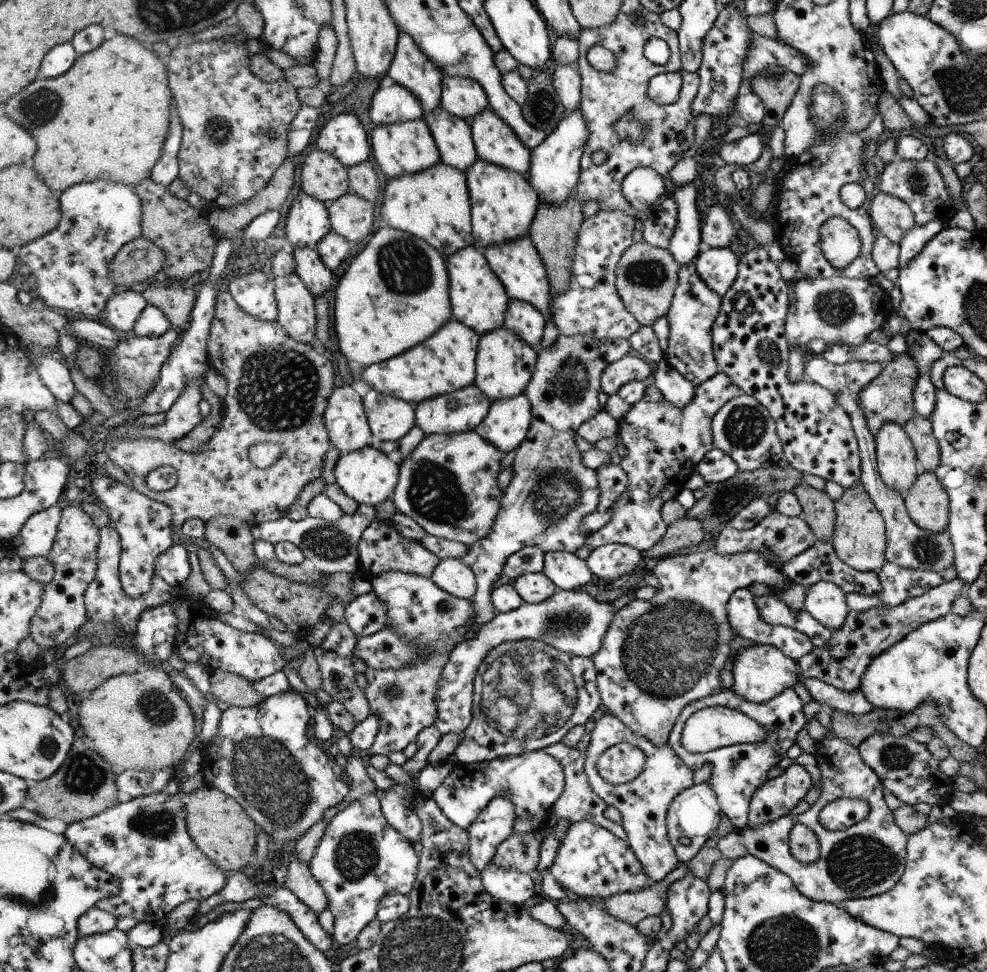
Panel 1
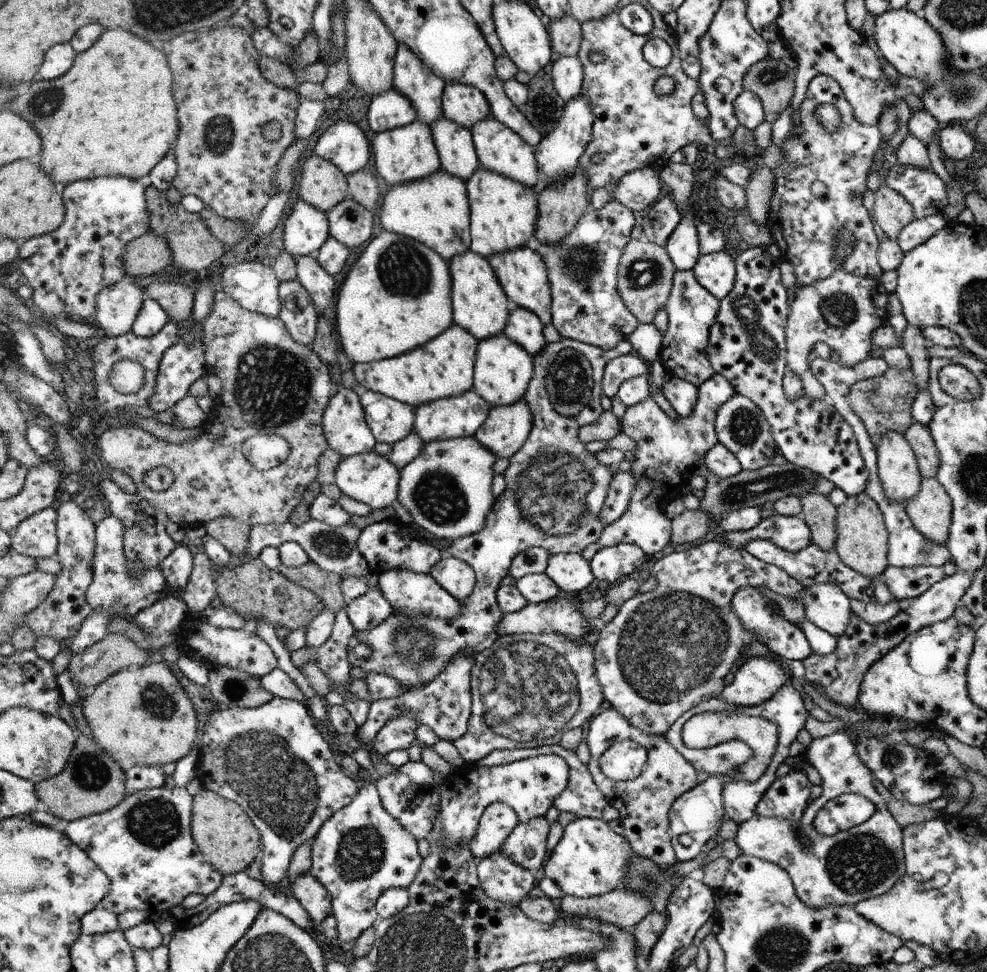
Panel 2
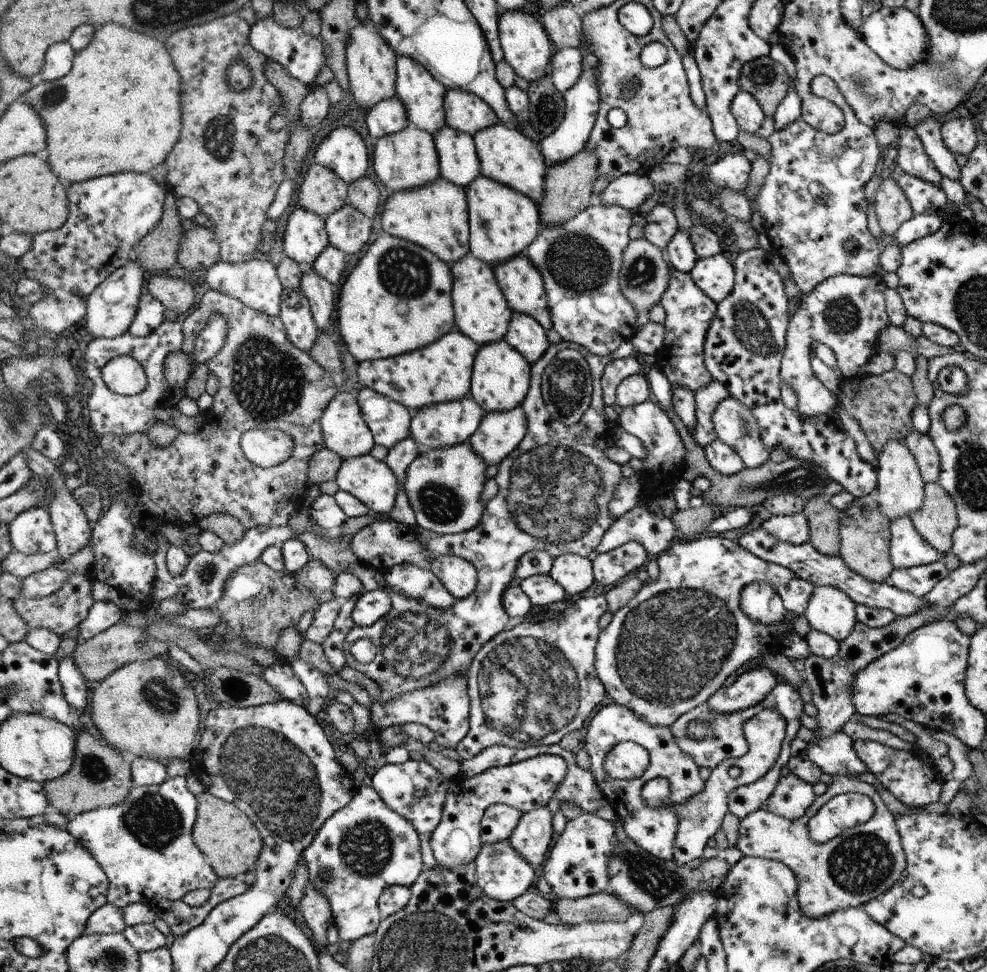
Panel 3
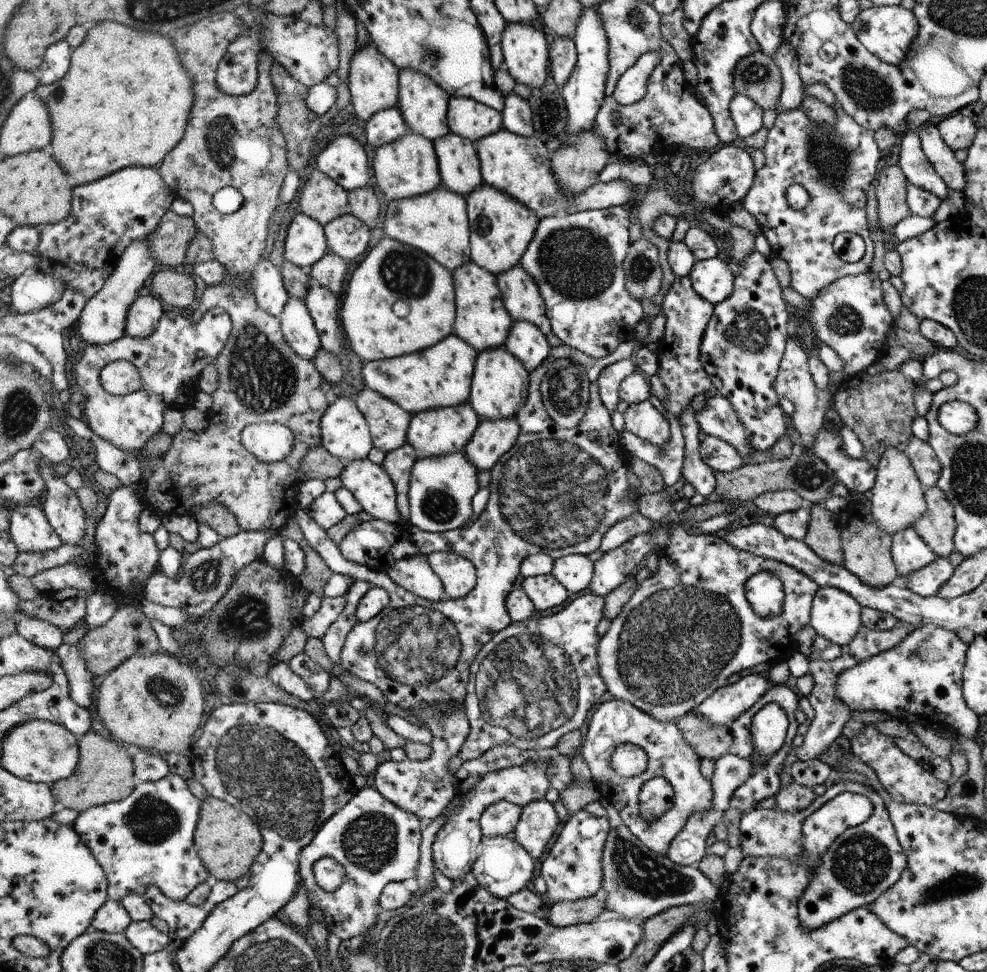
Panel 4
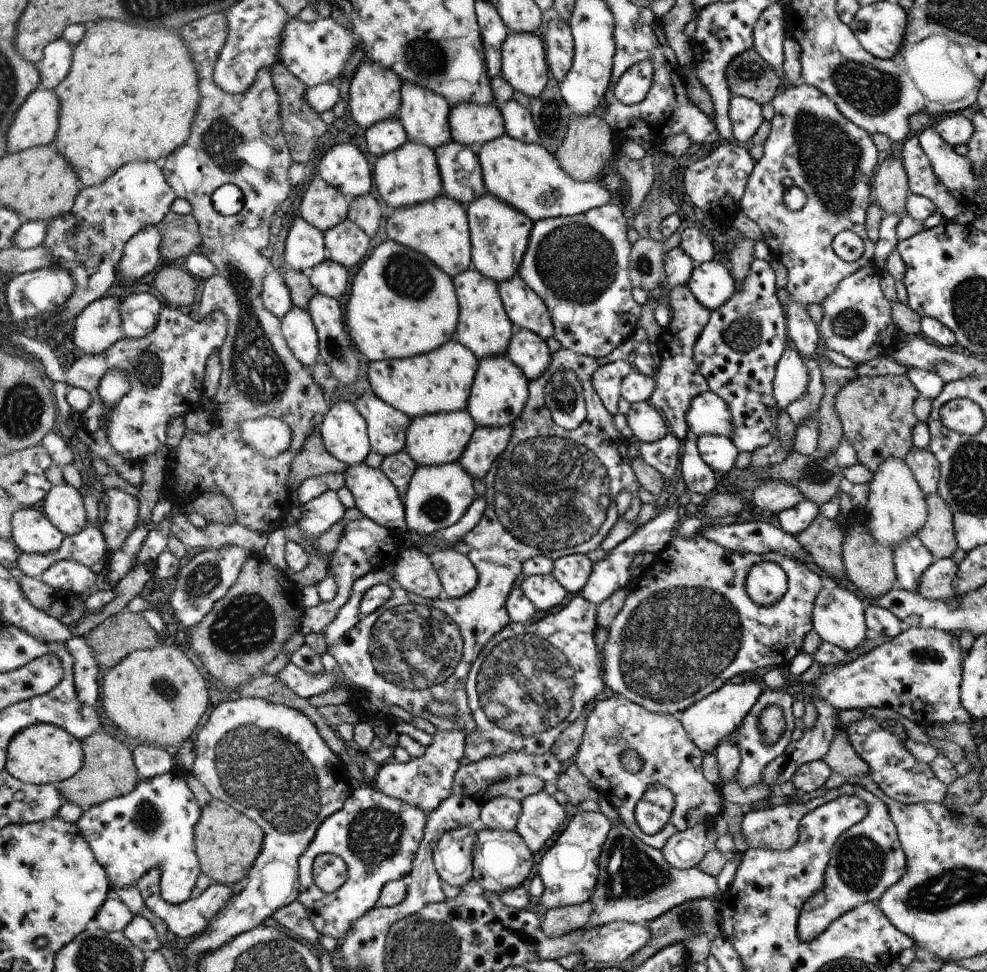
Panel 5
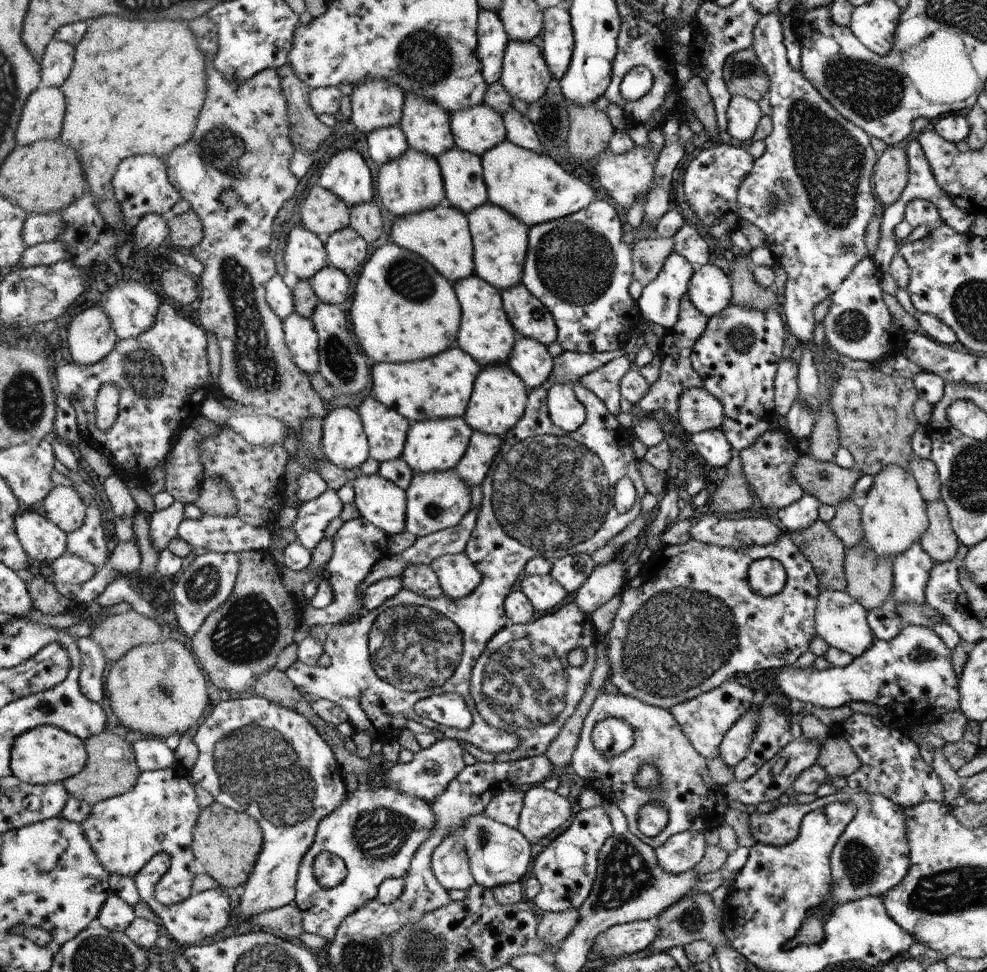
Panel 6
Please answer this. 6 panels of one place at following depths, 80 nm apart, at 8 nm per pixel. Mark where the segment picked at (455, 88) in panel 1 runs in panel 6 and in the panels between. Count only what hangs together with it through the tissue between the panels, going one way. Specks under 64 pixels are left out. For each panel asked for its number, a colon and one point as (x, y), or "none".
2: (463, 103)
3: (468, 113)
4: (466, 117)
5: (472, 124)
6: (476, 129)

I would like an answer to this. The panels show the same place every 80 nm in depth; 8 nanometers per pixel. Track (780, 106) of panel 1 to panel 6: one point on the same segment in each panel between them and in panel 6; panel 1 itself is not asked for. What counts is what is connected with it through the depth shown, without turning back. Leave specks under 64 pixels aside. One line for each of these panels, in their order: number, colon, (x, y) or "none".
2: (773, 82)
3: (769, 81)
4: (758, 76)
5: (750, 75)
6: (744, 74)

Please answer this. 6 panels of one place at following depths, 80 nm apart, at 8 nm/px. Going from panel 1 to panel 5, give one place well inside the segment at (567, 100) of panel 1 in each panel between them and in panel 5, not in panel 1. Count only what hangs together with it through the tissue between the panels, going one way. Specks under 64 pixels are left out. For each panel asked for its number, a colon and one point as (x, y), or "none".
2: (567, 72)
3: (567, 65)
4: (564, 57)
5: (559, 39)

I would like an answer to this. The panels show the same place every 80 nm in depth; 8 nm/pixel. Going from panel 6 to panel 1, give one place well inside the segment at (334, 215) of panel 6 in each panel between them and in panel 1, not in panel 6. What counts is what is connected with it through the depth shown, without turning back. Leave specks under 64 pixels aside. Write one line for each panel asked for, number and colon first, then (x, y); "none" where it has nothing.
1: (323, 176)
2: (323, 184)
3: (322, 191)
4: (323, 198)
5: (322, 205)

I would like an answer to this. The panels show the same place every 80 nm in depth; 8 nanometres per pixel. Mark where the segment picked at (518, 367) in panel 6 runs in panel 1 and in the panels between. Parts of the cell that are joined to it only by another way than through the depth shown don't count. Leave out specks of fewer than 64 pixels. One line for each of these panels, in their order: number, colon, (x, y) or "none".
1: (523, 318)
2: (524, 327)
3: (525, 334)
4: (526, 340)
5: (529, 350)

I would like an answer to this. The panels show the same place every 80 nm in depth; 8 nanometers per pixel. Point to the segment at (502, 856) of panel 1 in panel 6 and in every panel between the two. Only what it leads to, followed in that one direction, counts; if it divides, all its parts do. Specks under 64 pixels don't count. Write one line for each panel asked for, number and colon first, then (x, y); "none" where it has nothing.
2: (526, 846)
3: (532, 838)
4: (539, 821)
5: (542, 815)
6: (543, 811)

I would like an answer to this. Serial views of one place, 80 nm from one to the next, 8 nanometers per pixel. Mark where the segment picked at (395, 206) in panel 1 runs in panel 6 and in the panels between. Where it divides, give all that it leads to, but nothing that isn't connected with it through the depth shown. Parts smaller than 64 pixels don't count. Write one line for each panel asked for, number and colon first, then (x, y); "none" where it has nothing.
2: (436, 210)
3: (436, 216)
4: (437, 223)
5: (440, 229)
6: (441, 235)

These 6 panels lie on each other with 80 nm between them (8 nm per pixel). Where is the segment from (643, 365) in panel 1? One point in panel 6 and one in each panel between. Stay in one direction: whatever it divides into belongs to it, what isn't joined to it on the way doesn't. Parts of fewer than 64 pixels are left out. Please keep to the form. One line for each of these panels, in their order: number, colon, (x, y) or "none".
2: (622, 368)
3: (616, 371)
4: (609, 381)
5: (606, 381)
6: (604, 381)

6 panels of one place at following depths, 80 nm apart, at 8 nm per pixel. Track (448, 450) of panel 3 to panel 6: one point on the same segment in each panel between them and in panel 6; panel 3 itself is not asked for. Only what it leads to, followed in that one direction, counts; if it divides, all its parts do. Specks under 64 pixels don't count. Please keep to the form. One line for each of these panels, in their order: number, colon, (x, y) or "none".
4: (442, 489)
5: (438, 496)
6: (436, 500)

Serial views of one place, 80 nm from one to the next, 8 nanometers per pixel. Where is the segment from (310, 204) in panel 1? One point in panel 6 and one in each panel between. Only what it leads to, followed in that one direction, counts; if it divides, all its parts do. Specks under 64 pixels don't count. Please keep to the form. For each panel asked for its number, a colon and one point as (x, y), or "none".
2: (307, 228)
3: (305, 238)
4: (305, 243)
5: (305, 246)
6: (305, 253)

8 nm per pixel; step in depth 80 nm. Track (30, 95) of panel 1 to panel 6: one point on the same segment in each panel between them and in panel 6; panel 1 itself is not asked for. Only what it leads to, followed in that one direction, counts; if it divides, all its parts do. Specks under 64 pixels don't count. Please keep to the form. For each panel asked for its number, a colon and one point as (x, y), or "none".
2: (115, 115)
3: (120, 110)
4: (126, 102)
5: (133, 93)
6: (137, 88)

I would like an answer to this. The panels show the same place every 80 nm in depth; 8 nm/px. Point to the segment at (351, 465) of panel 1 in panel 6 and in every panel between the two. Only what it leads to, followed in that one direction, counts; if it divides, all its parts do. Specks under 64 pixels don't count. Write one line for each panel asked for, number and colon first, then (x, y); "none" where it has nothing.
2: (369, 478)
3: (371, 481)
4: (370, 483)
5: (376, 496)
6: (379, 500)

